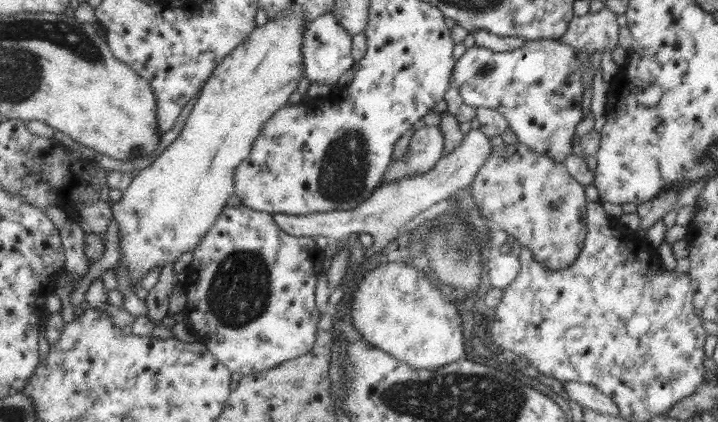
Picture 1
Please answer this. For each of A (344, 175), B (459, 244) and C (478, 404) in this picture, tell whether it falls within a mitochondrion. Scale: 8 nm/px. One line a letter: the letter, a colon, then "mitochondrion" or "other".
A: mitochondrion
B: mitochondrion
C: mitochondrion

